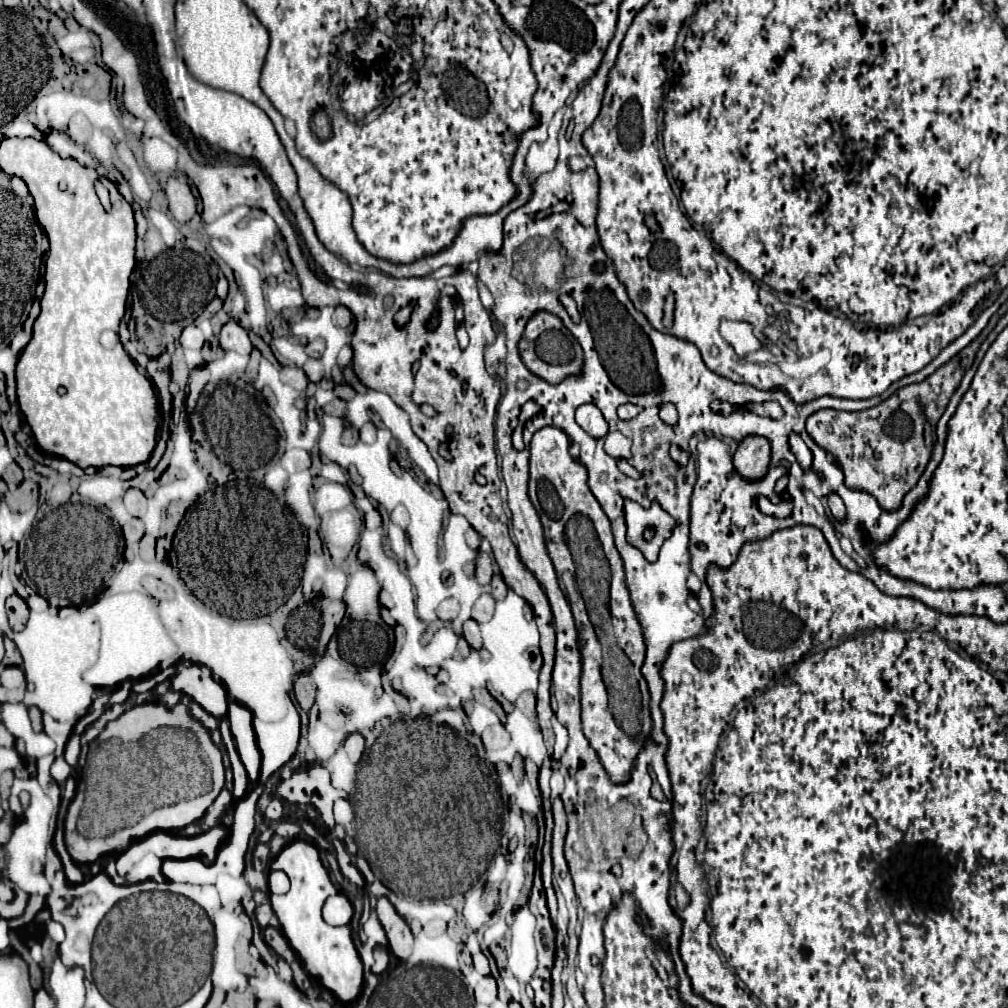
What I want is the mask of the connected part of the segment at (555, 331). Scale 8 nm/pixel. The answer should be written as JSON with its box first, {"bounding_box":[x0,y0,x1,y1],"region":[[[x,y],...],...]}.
{"bounding_box":[519,312,583,384],"region":[[[537,312],[529,318],[525,332],[519,340],[519,354],[523,364],[539,378],[549,384],[563,382],[569,374],[579,374],[583,366],[583,352],[573,334],[563,326],[563,322],[551,312]]]}

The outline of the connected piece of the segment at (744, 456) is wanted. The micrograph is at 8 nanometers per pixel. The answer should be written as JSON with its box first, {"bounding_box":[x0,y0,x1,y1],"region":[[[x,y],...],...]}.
{"bounding_box":[733,436,771,480],"region":[[[747,436],[739,442],[737,452],[733,454],[733,466],[743,478],[757,480],[759,476],[763,476],[763,472],[767,472],[769,454],[771,442],[767,438]]]}

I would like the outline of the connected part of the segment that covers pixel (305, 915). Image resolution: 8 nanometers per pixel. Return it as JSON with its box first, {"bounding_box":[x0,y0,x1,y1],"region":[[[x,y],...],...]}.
{"bounding_box":[271,840,363,1000],"region":[[[293,840],[289,842],[279,856],[271,862],[273,870],[283,870],[291,880],[291,890],[283,896],[271,896],[273,910],[279,918],[285,938],[291,948],[303,960],[307,972],[315,976],[325,988],[329,988],[339,1000],[355,1000],[363,986],[363,964],[355,948],[351,926],[329,926],[321,918],[321,906],[327,896],[335,894],[335,886],[329,878],[329,872],[321,864],[319,850],[311,840]]]}

